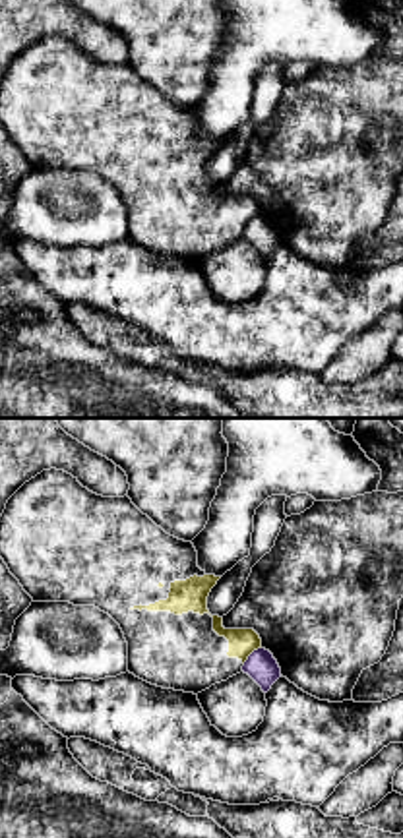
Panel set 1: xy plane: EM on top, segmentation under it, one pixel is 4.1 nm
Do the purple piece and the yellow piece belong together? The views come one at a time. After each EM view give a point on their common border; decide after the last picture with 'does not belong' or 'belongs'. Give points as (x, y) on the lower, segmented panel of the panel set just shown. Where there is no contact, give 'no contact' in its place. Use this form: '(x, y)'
(250, 655)

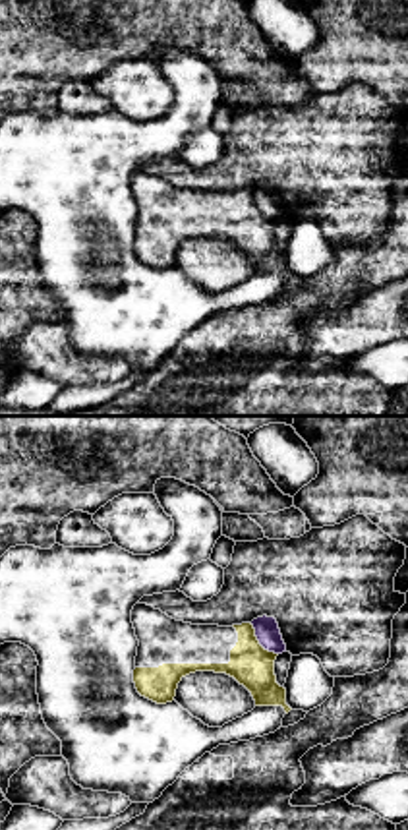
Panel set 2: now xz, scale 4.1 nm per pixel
(260, 643)

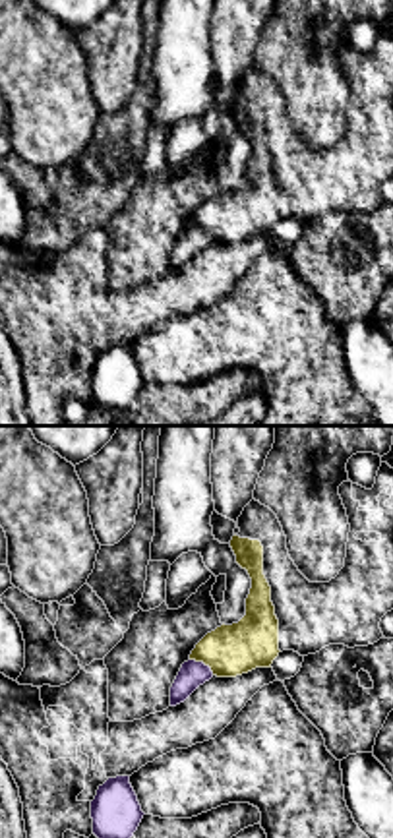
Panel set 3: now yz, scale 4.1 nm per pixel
(202, 662)

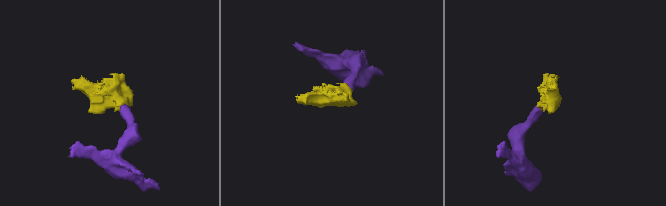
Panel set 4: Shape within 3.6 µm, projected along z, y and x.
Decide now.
does not belong

